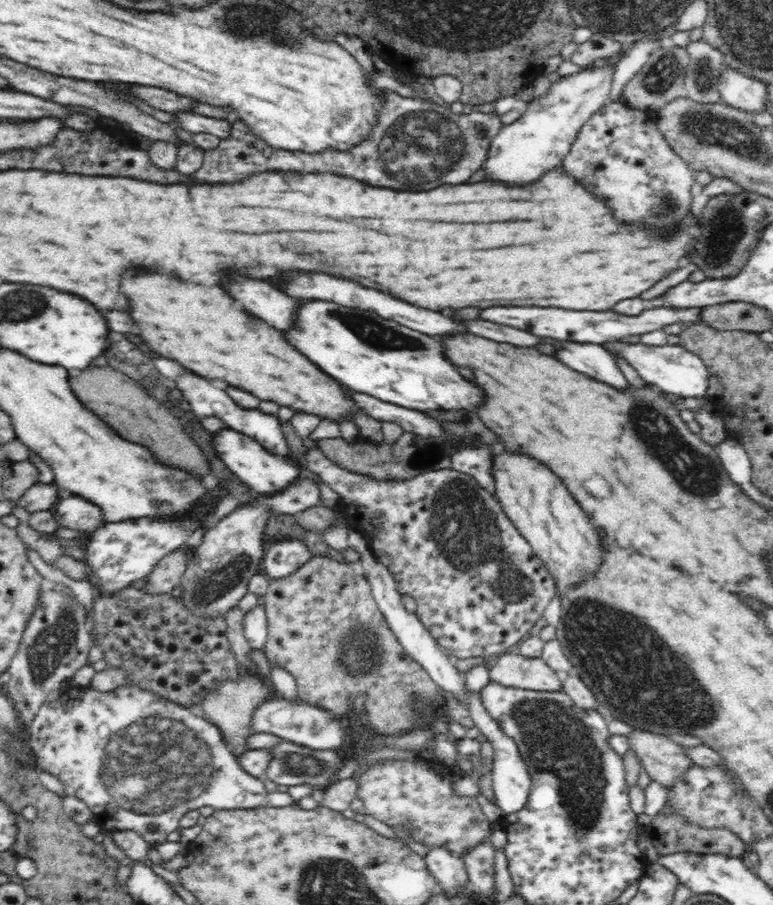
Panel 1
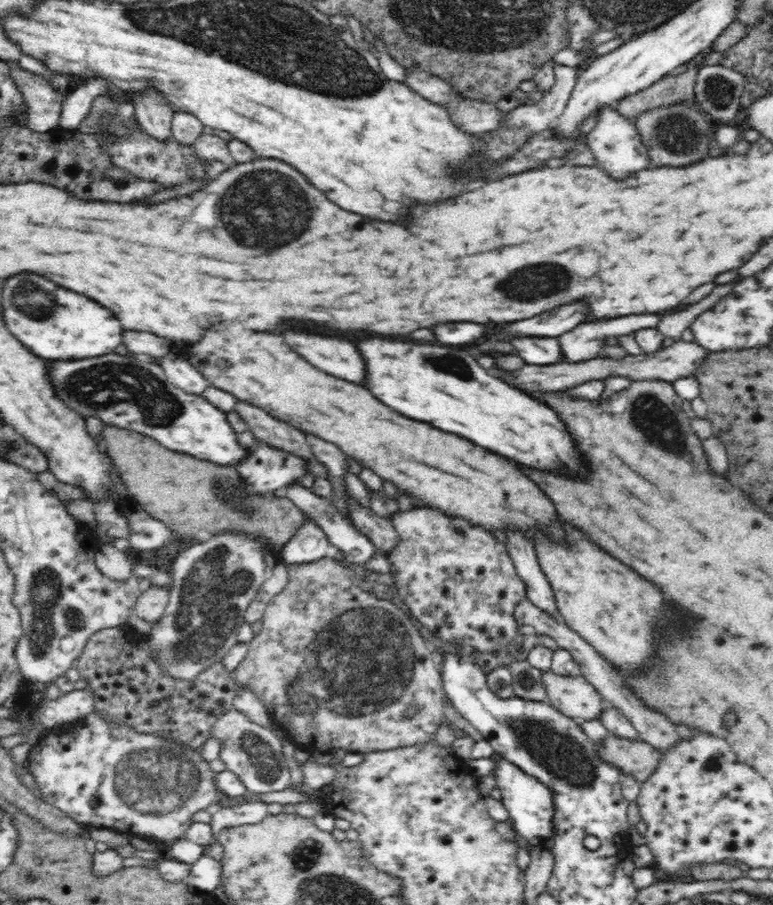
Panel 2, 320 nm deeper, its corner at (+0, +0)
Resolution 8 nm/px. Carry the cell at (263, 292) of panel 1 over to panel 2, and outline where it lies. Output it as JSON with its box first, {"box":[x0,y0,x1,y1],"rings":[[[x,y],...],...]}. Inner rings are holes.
{"box":[284,330,366,386],"rings":[[[284,330],[284,342],[322,372],[360,386],[364,384],[366,364],[362,362],[362,356],[354,344],[342,338],[320,336],[306,330]]]}

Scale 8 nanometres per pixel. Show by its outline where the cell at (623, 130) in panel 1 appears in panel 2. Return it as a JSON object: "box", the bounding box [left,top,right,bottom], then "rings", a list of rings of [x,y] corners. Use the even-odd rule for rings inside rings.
{"box":[585,105,651,178],"rings":[[[608,105],[596,114],[598,114],[598,121],[594,125],[594,130],[585,135],[586,144],[594,153],[595,161],[597,160],[596,166],[612,178],[624,178],[628,174],[648,168],[648,164],[651,164],[649,150],[644,146],[642,136],[634,126],[632,119],[610,110]]]}

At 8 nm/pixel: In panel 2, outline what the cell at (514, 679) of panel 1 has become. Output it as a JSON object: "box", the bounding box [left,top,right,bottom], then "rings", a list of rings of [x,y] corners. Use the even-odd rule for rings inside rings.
{"box":[542,670,605,721],"rings":[[[544,670],[542,683],[552,706],[562,714],[580,721],[600,719],[605,701],[583,676],[566,677]]]}

